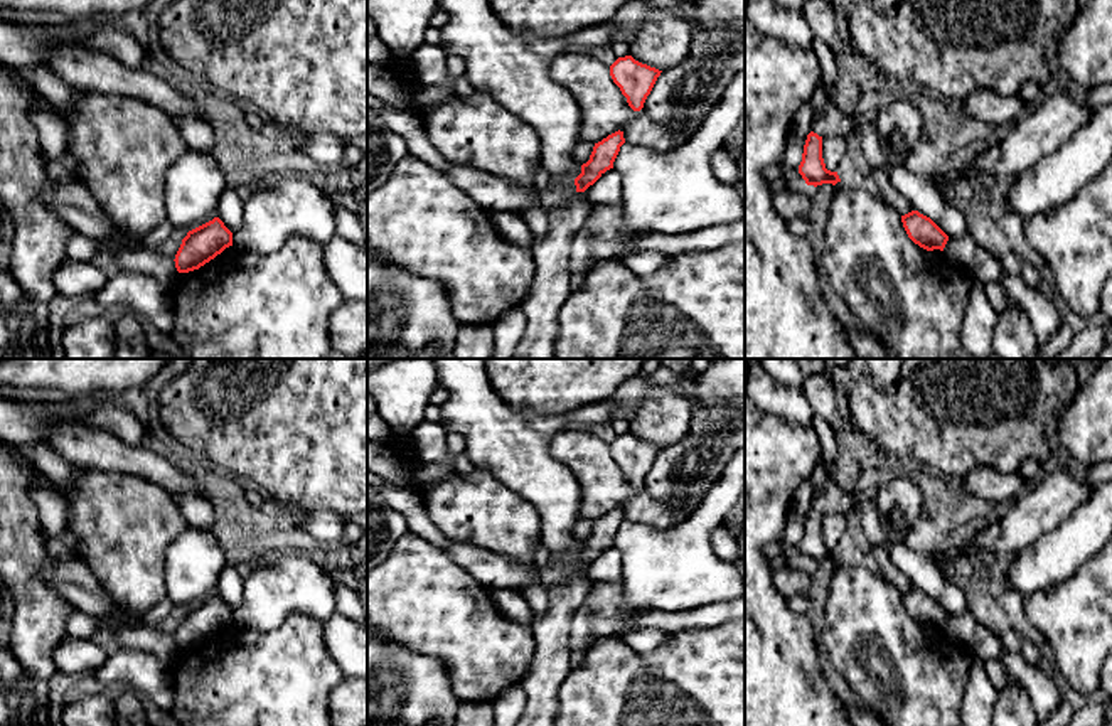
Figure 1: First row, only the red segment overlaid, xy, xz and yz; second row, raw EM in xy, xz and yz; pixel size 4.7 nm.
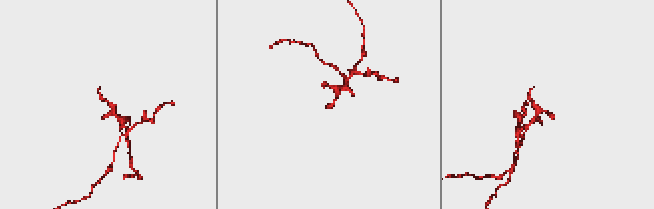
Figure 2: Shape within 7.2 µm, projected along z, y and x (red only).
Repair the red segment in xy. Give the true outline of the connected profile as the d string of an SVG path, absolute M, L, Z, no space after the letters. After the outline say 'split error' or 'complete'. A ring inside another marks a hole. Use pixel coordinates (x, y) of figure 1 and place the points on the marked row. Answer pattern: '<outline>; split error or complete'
M214 217L187 232L175 254L175 268L179 273L199 270L229 246L233 246L233 232Z; complete

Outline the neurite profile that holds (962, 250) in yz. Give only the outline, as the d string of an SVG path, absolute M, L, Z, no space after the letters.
M969 231L960 238L949 239L944 248L944 254L969 270L977 249L979 249L979 244L972 236L972 232Z

